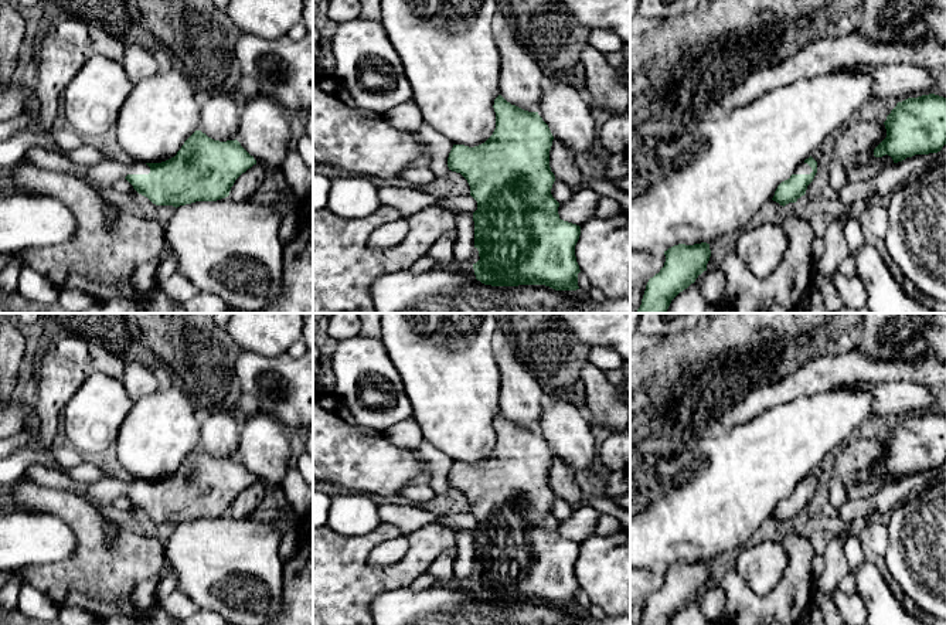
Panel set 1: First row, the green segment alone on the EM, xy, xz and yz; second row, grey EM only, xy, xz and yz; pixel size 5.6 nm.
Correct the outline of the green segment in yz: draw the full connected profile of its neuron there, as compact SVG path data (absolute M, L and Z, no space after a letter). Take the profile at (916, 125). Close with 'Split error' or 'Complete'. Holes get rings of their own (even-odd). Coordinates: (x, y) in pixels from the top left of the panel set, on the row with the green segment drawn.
M929 94L898 102L884 125L887 137L874 149L875 157L888 154L898 163L915 154L938 153L946 145L946 98Z. Complete

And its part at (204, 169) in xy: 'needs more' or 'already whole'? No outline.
needs more

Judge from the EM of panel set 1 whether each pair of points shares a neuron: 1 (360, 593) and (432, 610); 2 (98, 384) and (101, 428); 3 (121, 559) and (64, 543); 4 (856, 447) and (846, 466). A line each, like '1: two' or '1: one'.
1: two
2: one
3: two
4: one

